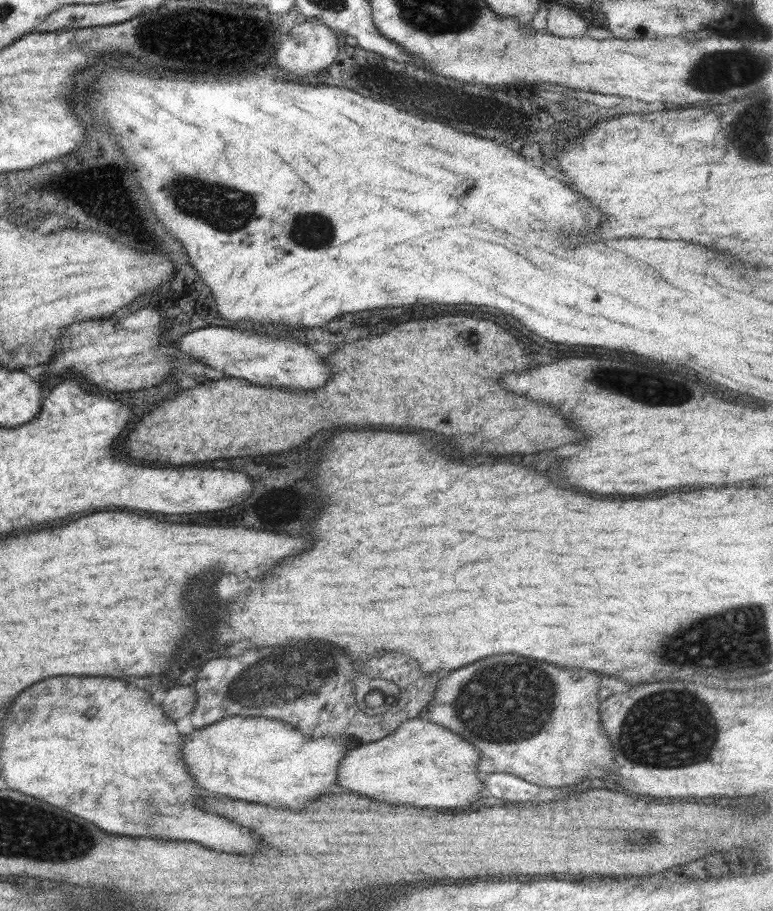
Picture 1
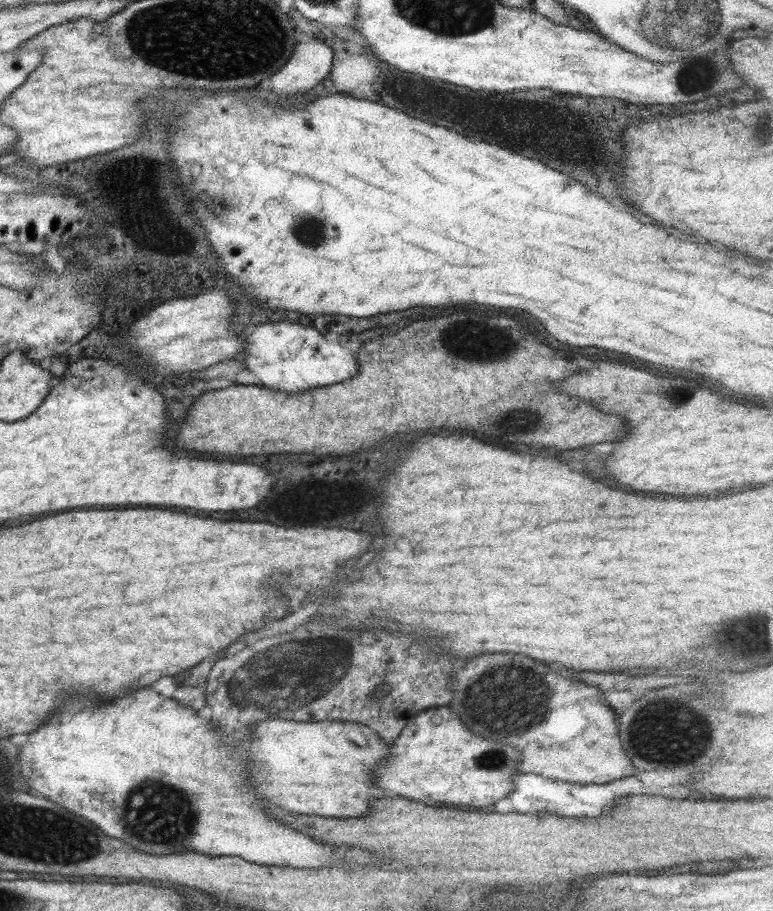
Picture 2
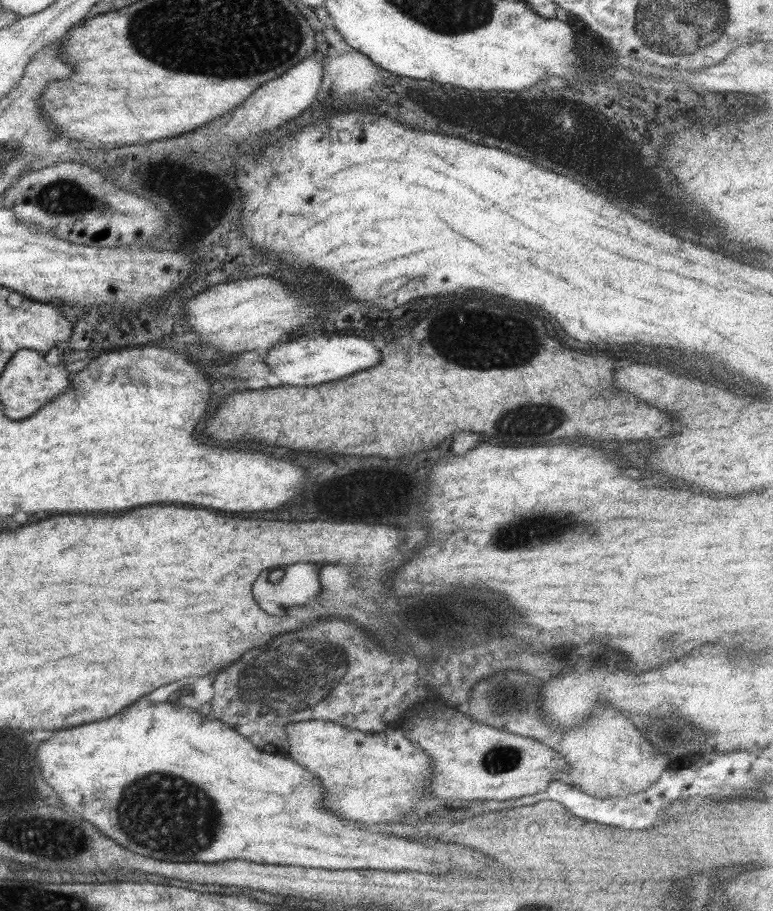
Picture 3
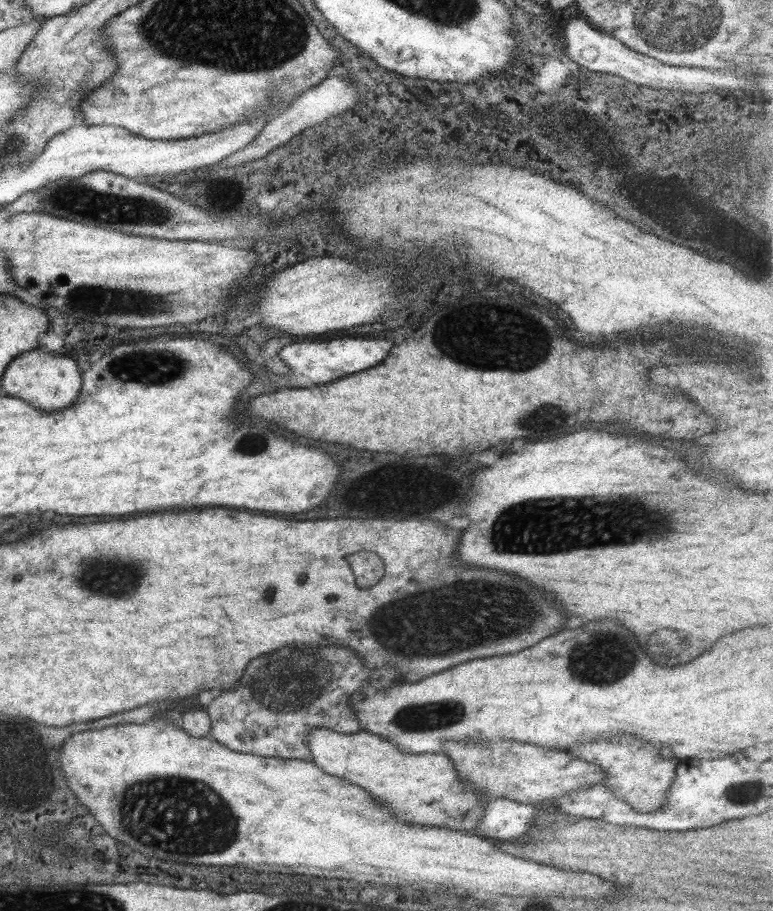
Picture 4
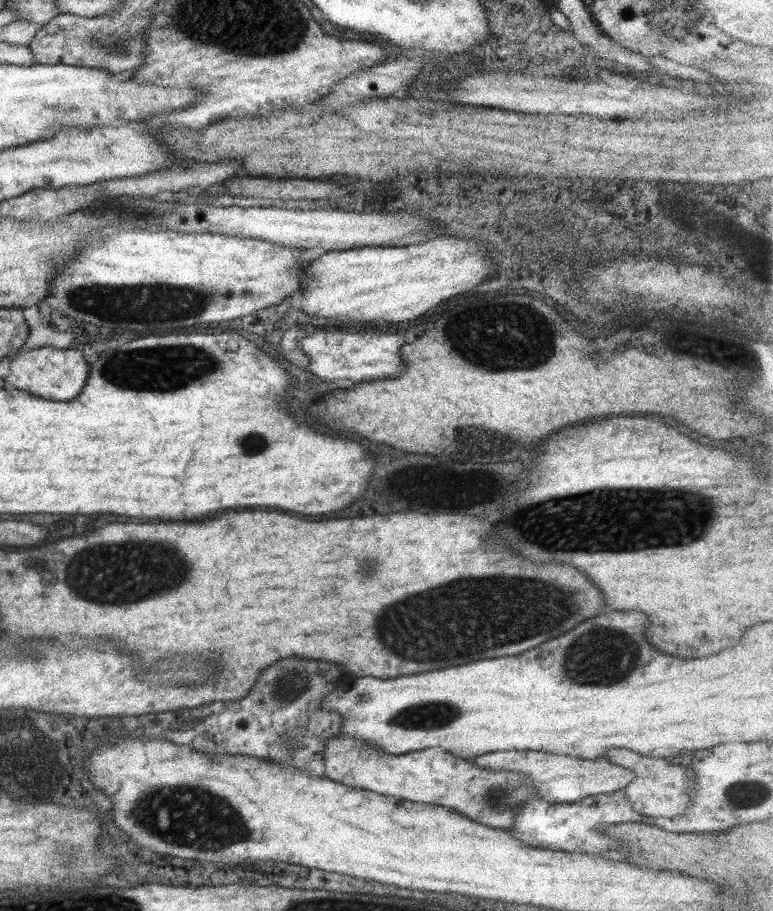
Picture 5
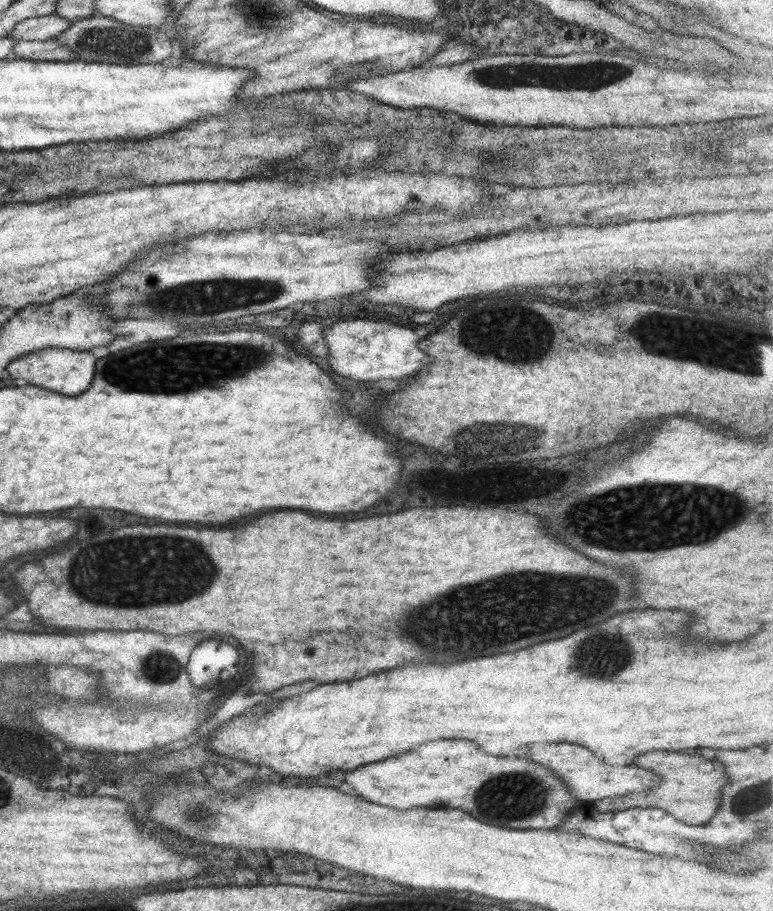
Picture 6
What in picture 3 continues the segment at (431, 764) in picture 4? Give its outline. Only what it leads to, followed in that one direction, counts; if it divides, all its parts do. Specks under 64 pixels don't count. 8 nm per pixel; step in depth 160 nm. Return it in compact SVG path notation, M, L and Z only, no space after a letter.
M308 720L285 723L284 733L287 756L320 782L324 791L322 806L337 818L345 818L353 822L355 820L369 822L369 824L397 822L408 816L409 812L416 812L412 800L429 796L427 790L421 790L426 786L425 778L430 777L428 756L413 744L400 728L388 728L383 732L375 733L359 732L331 721Z

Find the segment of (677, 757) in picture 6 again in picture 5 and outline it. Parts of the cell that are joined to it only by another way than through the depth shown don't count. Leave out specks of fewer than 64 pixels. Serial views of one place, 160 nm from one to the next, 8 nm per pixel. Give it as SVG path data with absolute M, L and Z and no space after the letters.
M626 748L609 749L604 752L602 758L633 773L633 780L623 789L637 814L651 818L673 818L686 813L684 810L688 807L692 781L695 780L688 776L686 767L667 763L665 758L653 758L629 752Z

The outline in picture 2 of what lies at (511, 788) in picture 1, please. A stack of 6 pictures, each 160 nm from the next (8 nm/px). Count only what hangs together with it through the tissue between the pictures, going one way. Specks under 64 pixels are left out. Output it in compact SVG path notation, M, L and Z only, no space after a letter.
M515 773L510 776L512 789L506 796L515 802L515 812L519 814L527 814L536 810L543 810L549 814L560 817L581 817L581 816L597 816L603 812L611 812L615 800L633 794L633 790L641 788L643 782L637 778L623 777L617 782L611 781L611 784L600 785L580 785L554 781L533 773L519 774Z

